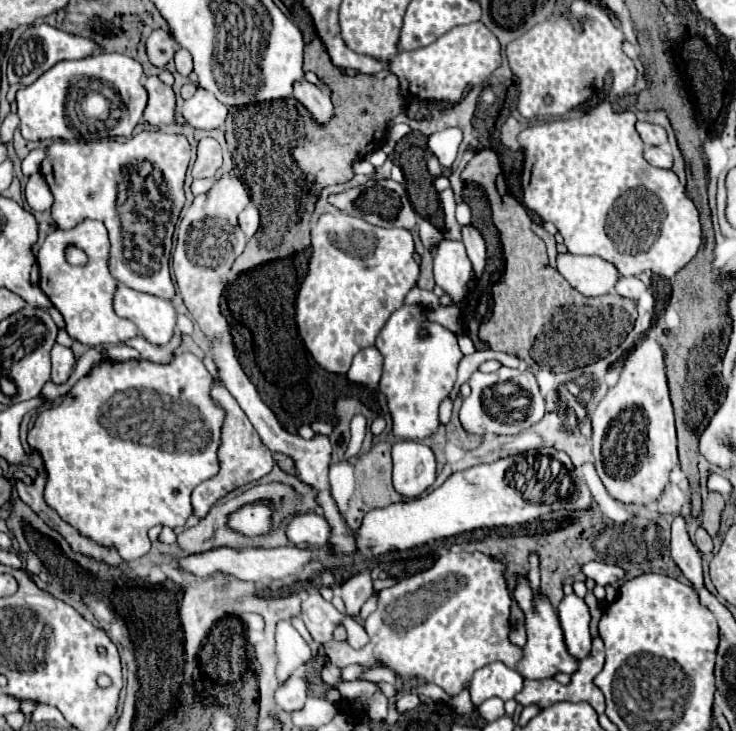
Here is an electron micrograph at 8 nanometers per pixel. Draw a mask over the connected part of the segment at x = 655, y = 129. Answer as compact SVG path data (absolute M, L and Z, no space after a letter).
M637 123L637 129L639 129L639 135L643 137L643 141L647 145L663 145L667 143L667 131L661 127L661 125L653 125L653 123Z

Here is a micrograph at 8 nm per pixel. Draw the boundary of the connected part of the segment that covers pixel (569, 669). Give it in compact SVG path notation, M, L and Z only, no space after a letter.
M517 575L517 587L513 591L513 597L521 611L525 613L525 629L527 629L527 643L523 647L523 657L517 665L517 671L525 679L549 679L555 677L557 673L575 673L579 663L577 659L567 651L565 639L563 639L563 629L557 617L557 609L549 603L549 599L541 593L533 595L533 589L529 585L527 575Z

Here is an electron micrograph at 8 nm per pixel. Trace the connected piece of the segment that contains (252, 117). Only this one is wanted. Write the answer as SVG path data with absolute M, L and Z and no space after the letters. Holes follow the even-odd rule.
M329 55L327 69L323 67L323 81L333 89L331 97L335 105L335 117L327 129L319 129L307 111L299 111L297 101L257 103L229 111L225 123L227 147L261 213L259 233L237 257L231 269L233 275L309 247L309 221L321 189L353 179L355 173L351 163L365 159L371 149L375 151L383 147L387 123L397 117L405 105L395 75L385 79L373 75L347 75L329 61ZM335 141L339 141L339 145L335 145ZM297 167L303 175L297 175ZM281 181L285 191L281 191Z

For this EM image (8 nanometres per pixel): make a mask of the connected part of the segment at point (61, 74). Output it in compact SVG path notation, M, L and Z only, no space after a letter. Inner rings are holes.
M97 53L95 57L87 57L83 61L61 61L43 73L43 77L39 77L33 85L17 91L17 113L21 119L19 129L27 141L97 141L105 137L131 137L147 105L147 91L141 79L143 69L139 61L119 53ZM83 81L89 81L89 85L83 85ZM91 91L99 91L107 99L105 115L95 117L81 109Z

